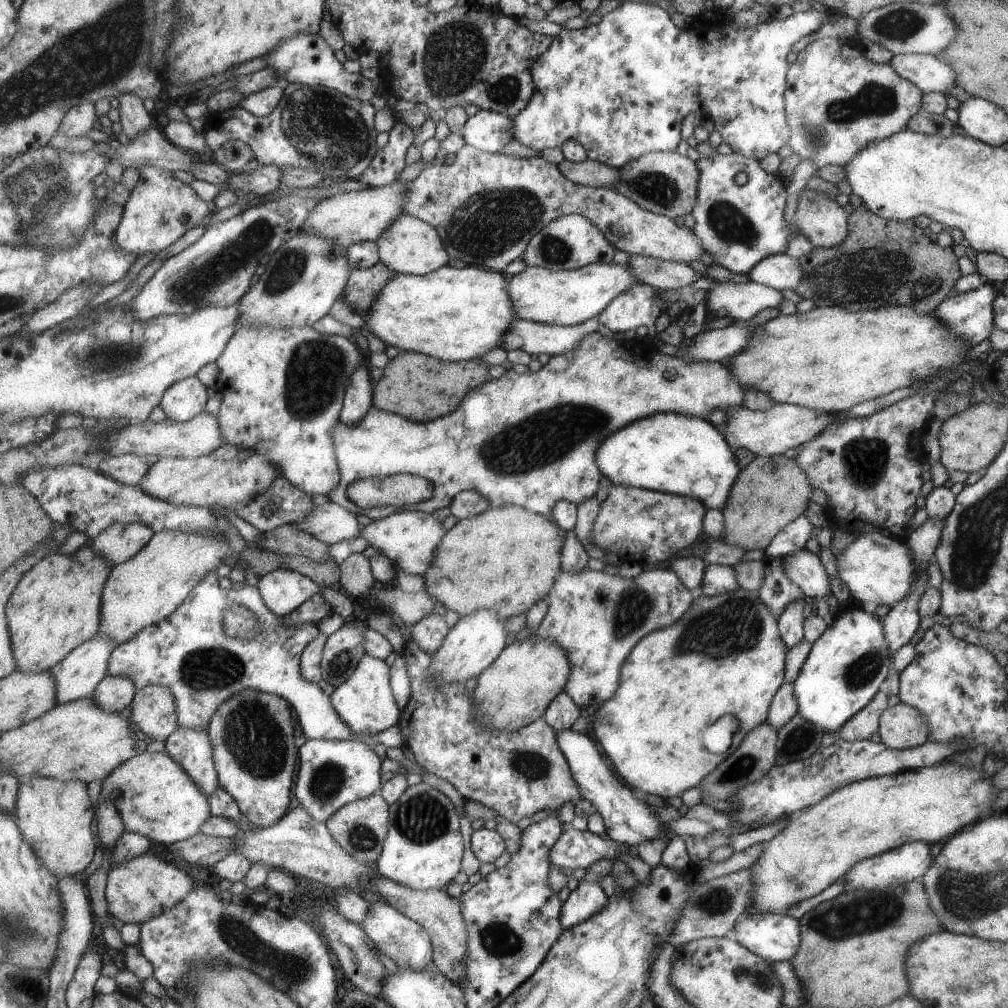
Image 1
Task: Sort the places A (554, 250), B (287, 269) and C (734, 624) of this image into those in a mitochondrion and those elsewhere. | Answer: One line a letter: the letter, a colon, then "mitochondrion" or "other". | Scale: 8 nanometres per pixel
A: mitochondrion
B: mitochondrion
C: mitochondrion

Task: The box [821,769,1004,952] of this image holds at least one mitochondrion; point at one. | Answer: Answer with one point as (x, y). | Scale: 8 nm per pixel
(869, 910)

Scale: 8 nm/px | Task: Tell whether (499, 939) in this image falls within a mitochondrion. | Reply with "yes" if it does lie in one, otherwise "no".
yes

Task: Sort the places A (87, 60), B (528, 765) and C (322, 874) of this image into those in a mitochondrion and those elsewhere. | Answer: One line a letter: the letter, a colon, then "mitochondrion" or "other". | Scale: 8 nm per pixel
A: mitochondrion
B: mitochondrion
C: other

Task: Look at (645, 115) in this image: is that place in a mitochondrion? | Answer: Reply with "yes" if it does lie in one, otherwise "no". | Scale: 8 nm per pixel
no

